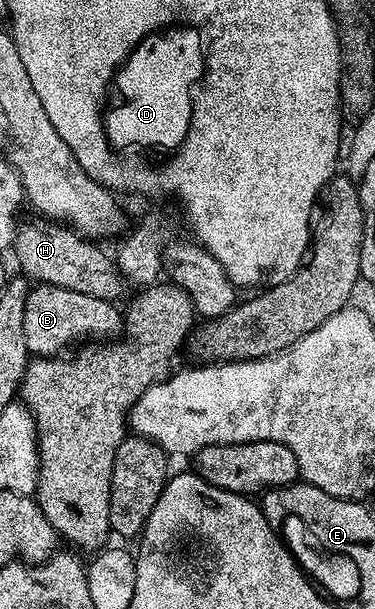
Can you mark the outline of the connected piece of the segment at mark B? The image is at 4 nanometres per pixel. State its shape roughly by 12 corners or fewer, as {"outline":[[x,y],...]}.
{"outline":[[61,286],[32,287],[25,342],[55,358],[86,336],[118,337],[110,300]]}

